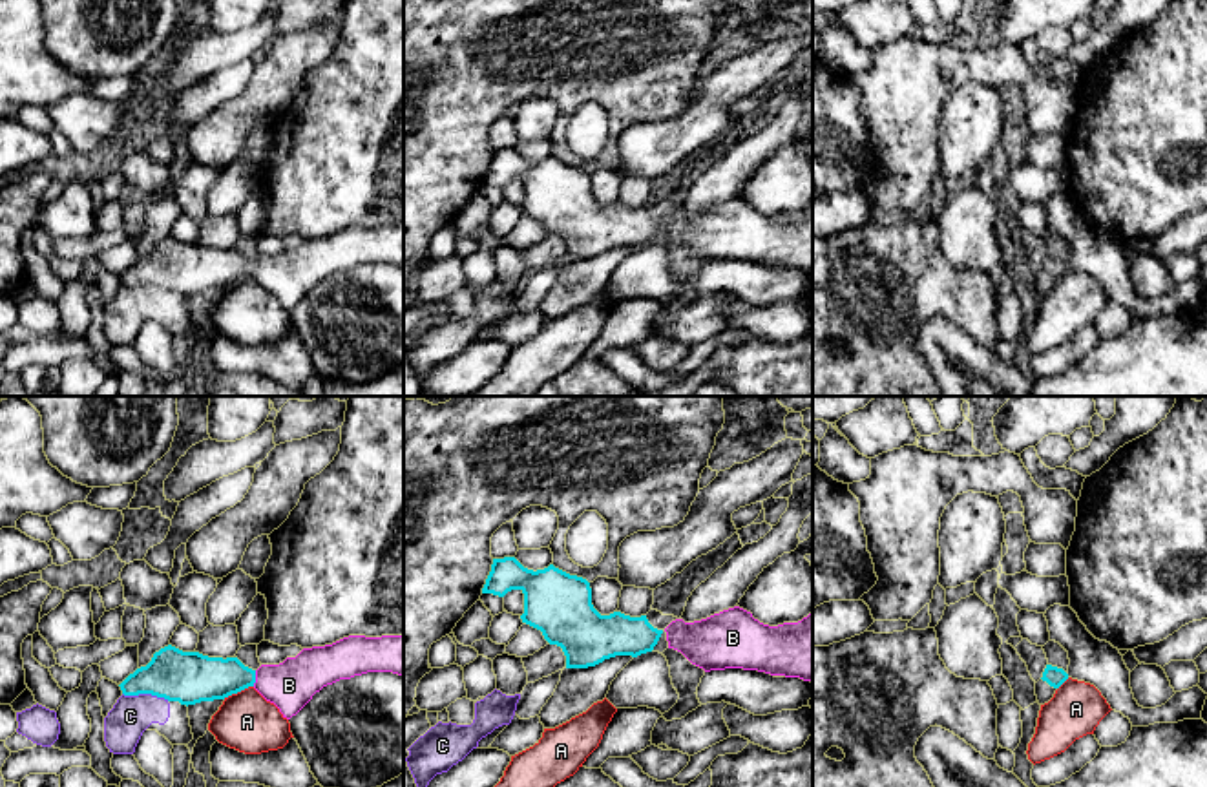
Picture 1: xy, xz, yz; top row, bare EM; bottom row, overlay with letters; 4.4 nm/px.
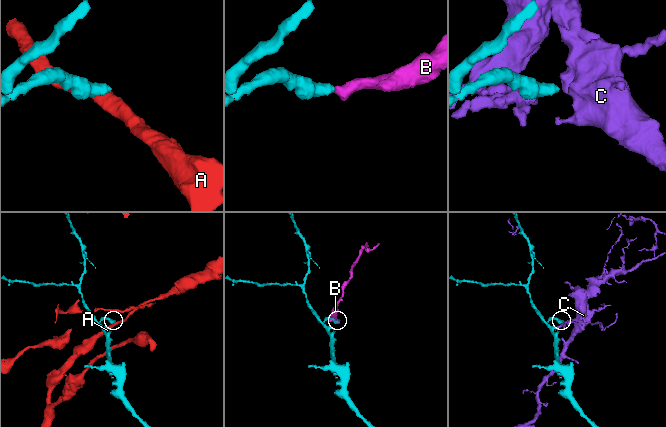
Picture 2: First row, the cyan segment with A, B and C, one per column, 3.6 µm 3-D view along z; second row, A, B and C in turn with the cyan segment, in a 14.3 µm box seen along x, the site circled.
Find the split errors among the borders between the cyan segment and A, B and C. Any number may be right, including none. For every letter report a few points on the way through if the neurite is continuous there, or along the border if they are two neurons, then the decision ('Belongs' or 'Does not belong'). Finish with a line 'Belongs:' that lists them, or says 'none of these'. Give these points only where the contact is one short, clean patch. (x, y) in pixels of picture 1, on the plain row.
A: Boundary: xy (252, 276), (223, 289). Does not belong
B: Path across: xy (198, 269), (254, 269), (289, 276). Belongs
C: Boundary: xy (123, 283), (156, 285), (168, 291). Does not belong
Belongs: B

